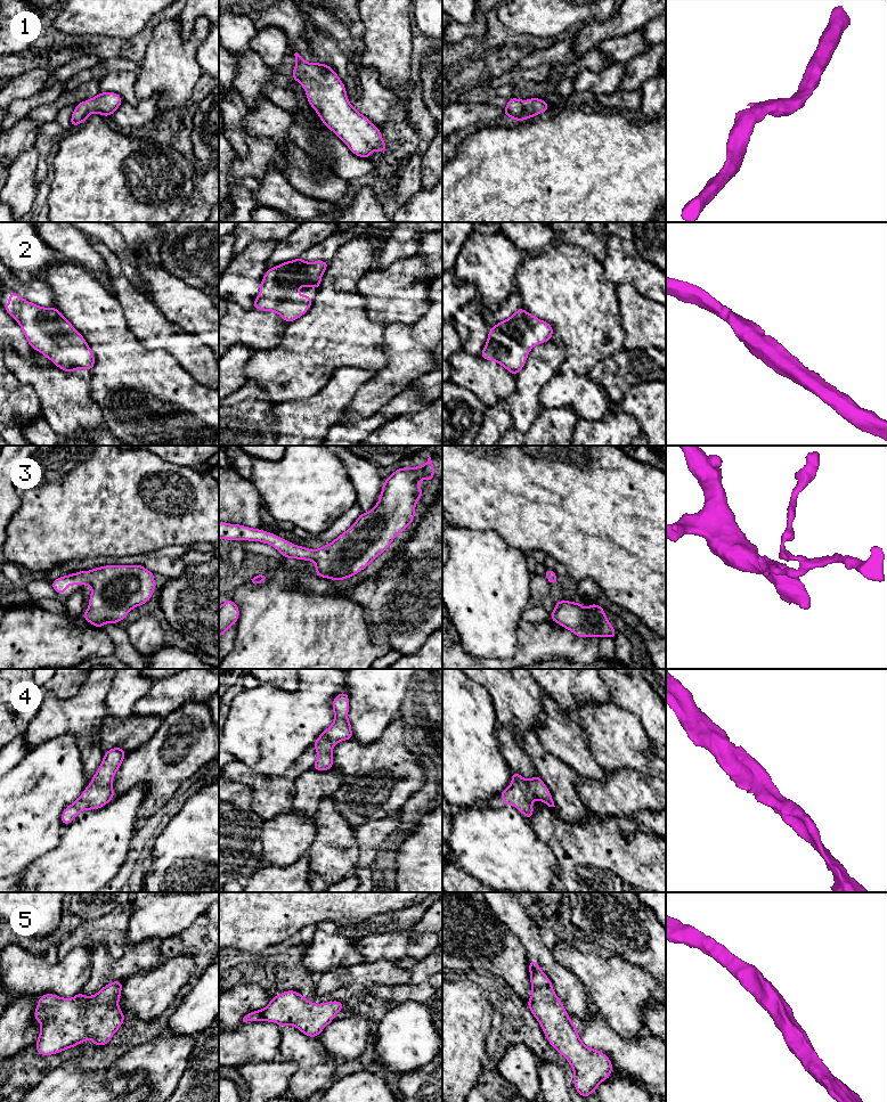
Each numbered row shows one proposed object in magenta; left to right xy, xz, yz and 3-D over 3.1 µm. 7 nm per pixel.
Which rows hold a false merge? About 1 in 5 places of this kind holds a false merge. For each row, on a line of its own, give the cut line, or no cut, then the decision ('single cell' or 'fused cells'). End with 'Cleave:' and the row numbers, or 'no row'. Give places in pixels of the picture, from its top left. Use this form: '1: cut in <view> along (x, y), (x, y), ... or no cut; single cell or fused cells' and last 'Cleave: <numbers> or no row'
1: no cut; single cell
2: no cut; single cell
3: no cut; single cell
4: no cut; single cell
5: no cut; single cell
Cleave: no row

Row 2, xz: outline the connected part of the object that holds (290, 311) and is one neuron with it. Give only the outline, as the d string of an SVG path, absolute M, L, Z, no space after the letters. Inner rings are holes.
M302 258L268 269L259 284L260 295L253 308L277 312L287 324L303 316L312 304L309 295L300 295L301 286L317 289L329 262L306 262Z

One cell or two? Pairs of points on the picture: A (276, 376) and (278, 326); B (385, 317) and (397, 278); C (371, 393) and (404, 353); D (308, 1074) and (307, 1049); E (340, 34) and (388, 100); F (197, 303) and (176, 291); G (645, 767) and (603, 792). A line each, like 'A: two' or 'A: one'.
A: two
B: one
C: one
D: one
E: one
F: one
G: two

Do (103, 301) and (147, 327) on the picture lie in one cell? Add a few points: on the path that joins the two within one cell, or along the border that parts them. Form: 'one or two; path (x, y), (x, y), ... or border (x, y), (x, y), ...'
two; border (110, 290), (123, 311), (125, 325), (136, 336)

